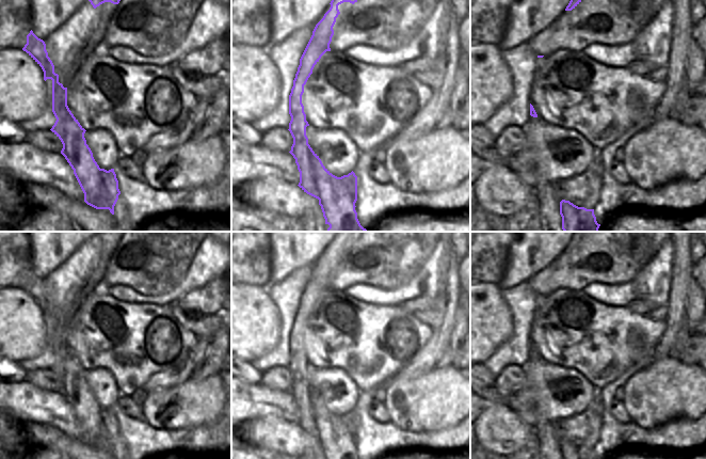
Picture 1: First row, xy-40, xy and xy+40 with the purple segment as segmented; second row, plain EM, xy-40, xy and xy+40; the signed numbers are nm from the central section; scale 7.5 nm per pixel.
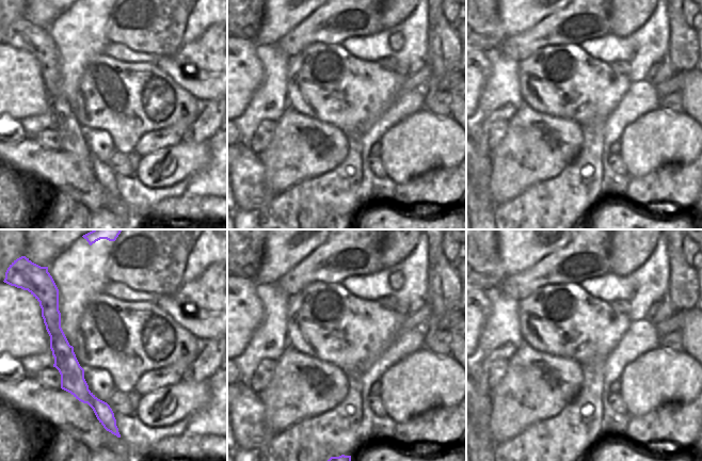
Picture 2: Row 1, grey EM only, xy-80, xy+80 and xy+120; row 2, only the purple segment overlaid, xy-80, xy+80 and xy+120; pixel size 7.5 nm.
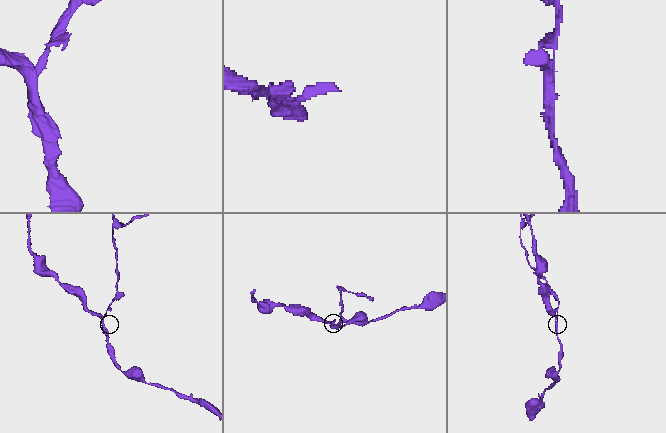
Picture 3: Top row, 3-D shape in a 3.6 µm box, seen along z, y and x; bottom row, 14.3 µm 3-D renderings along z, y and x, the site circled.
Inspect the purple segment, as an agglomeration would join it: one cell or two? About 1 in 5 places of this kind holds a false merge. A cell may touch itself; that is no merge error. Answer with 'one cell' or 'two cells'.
two cells

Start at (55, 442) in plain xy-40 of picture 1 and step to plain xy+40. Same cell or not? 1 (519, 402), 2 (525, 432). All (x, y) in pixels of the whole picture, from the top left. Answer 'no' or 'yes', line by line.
1: no
2: yes

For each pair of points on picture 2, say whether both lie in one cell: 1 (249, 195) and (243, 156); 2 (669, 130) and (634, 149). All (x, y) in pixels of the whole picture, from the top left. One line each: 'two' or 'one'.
1: one
2: one

